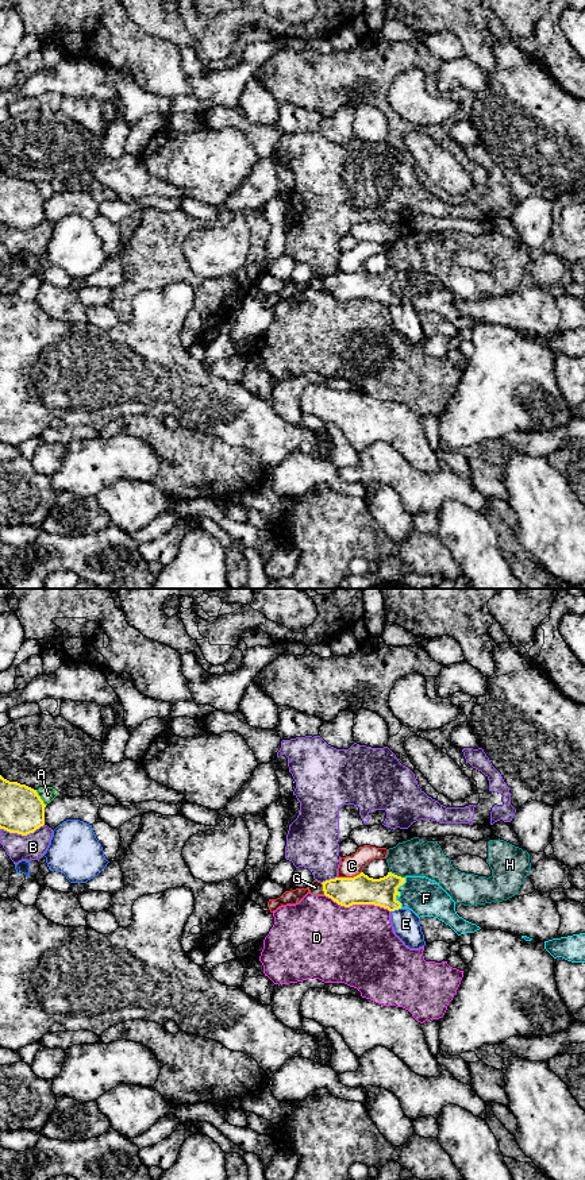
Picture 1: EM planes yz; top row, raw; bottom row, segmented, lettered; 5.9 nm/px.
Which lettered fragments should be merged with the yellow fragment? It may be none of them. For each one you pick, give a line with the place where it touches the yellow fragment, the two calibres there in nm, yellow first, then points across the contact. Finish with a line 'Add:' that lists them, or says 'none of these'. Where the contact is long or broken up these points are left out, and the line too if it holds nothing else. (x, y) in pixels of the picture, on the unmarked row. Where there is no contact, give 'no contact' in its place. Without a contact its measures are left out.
F: meets yellow in yz at (399, 288); 180 nm thick on the yellow side, 220 nm on the other; runs through yz (360, 285), (399, 288), (418, 288), (426, 293)
Add: F

